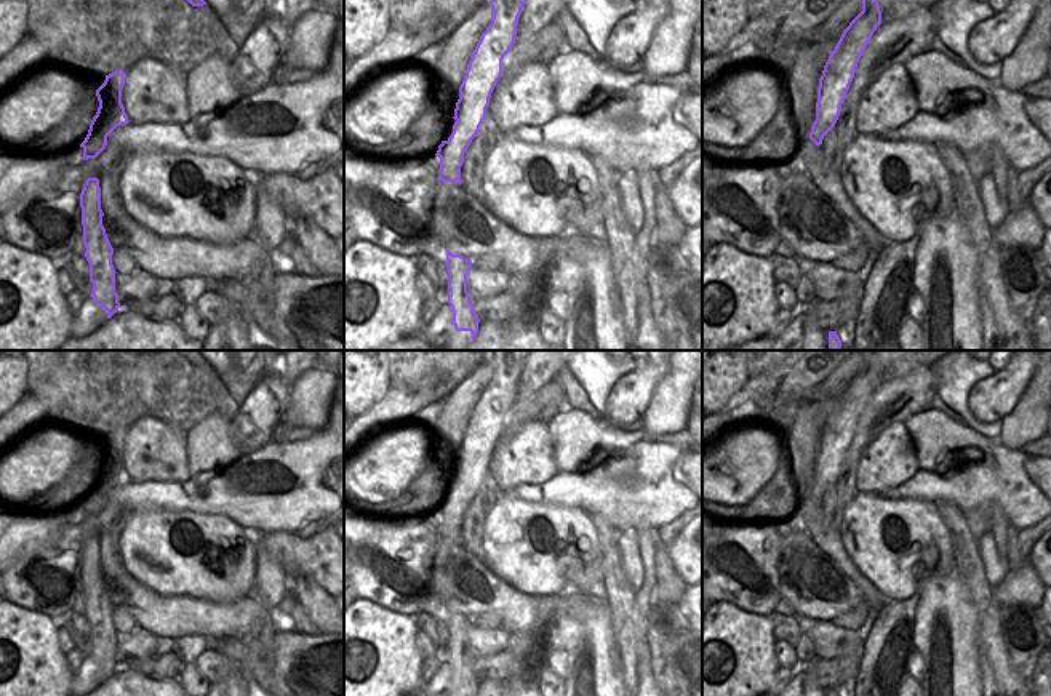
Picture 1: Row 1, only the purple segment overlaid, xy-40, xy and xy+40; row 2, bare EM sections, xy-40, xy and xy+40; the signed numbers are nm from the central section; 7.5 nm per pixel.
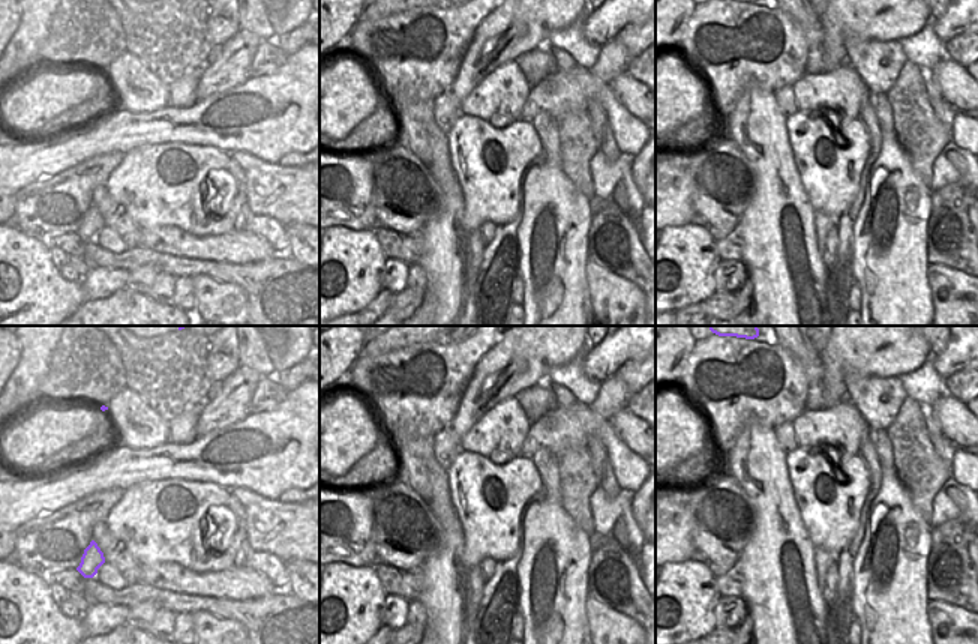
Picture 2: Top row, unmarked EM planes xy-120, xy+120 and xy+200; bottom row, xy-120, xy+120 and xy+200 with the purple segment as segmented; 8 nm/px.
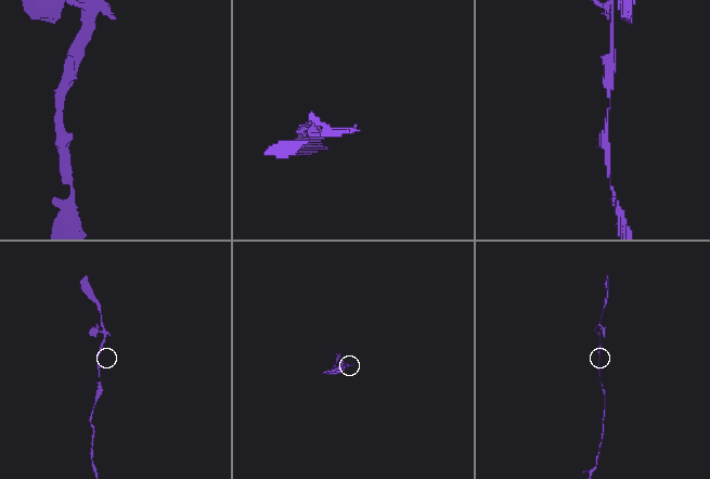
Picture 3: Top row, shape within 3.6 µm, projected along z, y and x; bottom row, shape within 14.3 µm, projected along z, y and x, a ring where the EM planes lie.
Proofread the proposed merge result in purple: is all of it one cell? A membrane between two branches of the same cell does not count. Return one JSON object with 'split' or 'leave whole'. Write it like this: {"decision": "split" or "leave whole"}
{"decision": "leave whole"}

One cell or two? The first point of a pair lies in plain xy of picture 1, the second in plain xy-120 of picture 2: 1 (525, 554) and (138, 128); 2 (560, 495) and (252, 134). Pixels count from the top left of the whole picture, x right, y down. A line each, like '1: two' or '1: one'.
1: two
2: one

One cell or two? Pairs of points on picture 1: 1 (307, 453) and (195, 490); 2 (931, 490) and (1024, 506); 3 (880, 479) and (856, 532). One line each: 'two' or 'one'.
1: one
2: one
3: two

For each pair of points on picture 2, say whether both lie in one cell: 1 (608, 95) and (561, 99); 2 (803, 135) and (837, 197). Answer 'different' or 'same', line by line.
1: same
2: same

